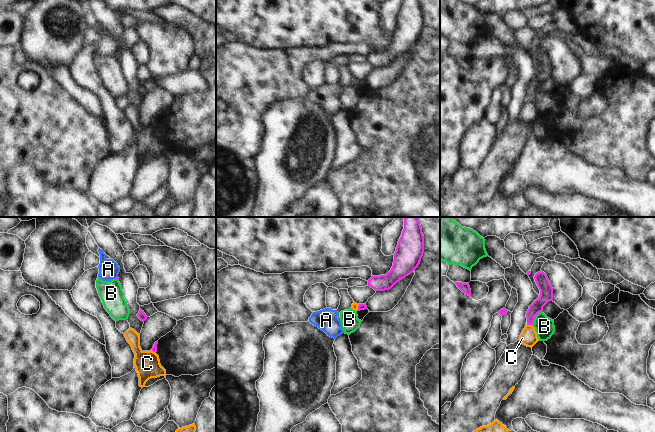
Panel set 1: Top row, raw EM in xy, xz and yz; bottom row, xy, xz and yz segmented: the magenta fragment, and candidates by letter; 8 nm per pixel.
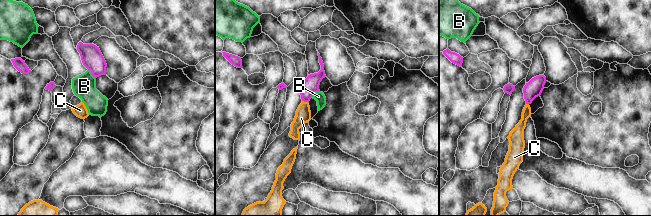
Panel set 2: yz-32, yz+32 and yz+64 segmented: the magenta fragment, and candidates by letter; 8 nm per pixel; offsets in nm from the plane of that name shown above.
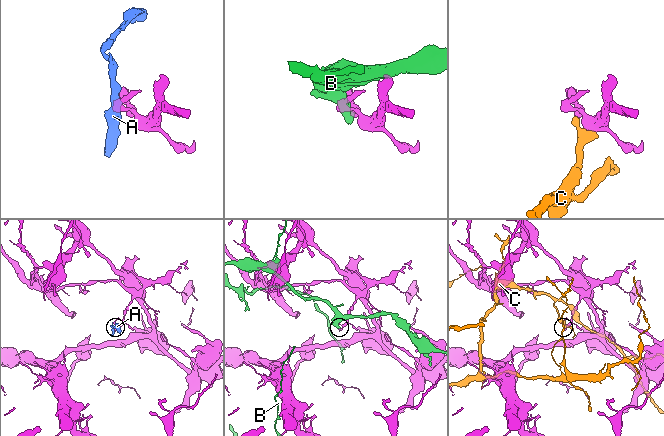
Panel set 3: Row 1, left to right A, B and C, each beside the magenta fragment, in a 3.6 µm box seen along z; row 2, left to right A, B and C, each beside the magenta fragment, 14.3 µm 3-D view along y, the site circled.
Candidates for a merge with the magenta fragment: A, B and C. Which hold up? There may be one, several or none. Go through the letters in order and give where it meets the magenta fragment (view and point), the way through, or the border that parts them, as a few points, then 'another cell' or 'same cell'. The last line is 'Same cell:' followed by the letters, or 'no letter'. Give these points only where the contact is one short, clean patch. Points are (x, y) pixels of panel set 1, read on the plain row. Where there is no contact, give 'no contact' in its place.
A: no contact; another cell
B: meets magenta in yz at (534, 93); border along yz (542, 87), (535, 92), (532, 101); another cell
C: meets magenta in yz at (529, 100); another cell
Same cell: no letter

